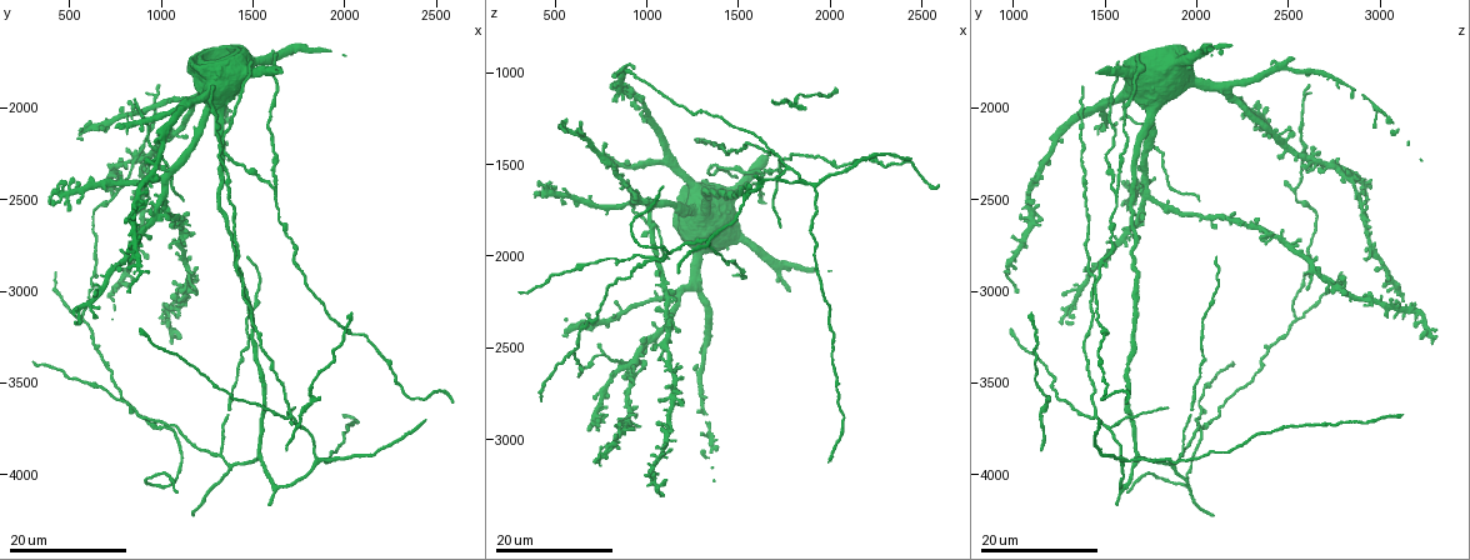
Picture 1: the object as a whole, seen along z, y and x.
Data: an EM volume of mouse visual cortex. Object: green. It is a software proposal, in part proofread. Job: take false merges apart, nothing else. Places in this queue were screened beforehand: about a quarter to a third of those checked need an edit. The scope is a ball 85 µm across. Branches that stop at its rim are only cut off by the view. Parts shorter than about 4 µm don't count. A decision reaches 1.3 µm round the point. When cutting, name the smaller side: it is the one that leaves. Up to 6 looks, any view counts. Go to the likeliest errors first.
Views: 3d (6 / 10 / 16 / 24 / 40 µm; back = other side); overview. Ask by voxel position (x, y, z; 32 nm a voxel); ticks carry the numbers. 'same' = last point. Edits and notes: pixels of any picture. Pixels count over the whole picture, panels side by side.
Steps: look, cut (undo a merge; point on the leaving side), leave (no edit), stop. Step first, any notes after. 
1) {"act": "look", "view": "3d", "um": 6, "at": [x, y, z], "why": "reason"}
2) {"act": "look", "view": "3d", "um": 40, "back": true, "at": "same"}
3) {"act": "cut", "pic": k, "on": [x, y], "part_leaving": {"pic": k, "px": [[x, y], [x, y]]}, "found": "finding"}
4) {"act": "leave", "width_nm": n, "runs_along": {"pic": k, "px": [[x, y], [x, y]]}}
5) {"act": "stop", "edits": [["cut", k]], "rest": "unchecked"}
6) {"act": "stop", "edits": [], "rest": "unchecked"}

{"act": "look", "view": "3d", "um": 24, "at": [1060, 3760, 2020], "why": "looks like a crossing"}

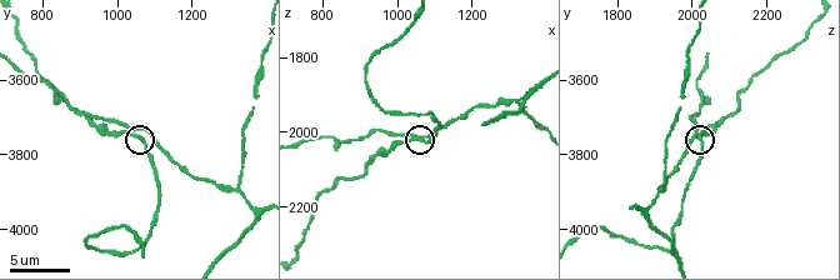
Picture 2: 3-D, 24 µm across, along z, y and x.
{"act": "look", "view": "3d", "um": 6, "at": [1050, 3750, 2020]}

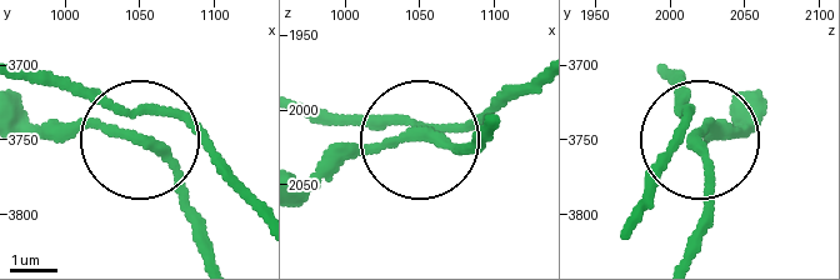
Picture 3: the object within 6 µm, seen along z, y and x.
{"act": "leave", "side_arm_um": 31, "runs_along": {"pic": 3, "px": [[536, 79], [420, 139], [484, 143]]}, "found": "one cell here"}

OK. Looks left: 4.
{"act": "look", "view": "3d", "um": 24, "at": [1620, 2440, 1560], "why": "two arms in line, one across"}

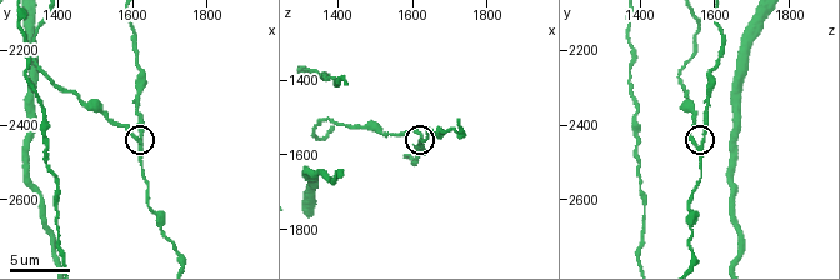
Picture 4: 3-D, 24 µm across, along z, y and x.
{"act": "look", "view": "3d", "um": 6, "at": [1630, 2450, 1570]}

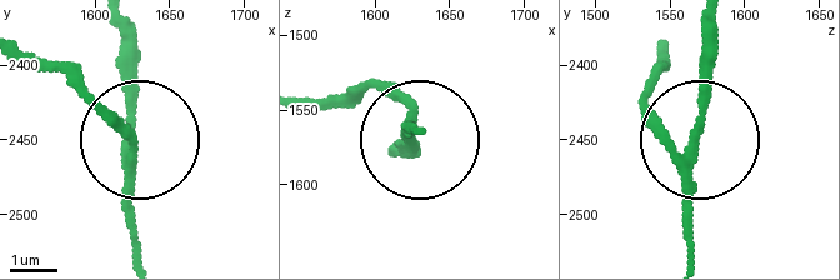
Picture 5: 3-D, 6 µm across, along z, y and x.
{"act": "cut", "pic": 5, "on": [134, 95], "part_leaving": {"pic": 5, "px": [[130, 154], [130, 26]]}, "found": "a second cell is stuck on"}

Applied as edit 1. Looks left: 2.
{"act": "look", "view": "3d", "um": 16, "at": [560, 3160, 2540], "why": "branch point"}

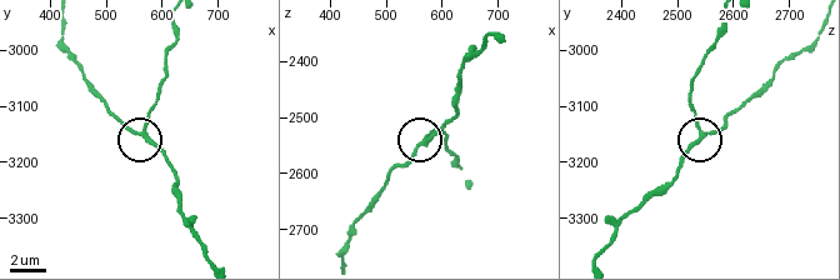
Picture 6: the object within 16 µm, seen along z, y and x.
{"act": "look", "view": "3d", "um": 6, "at": [560, 3150, 2545]}

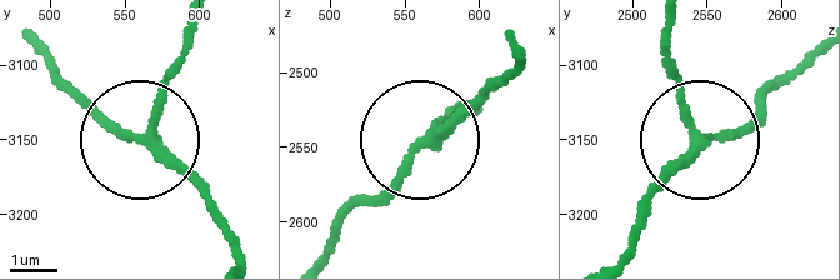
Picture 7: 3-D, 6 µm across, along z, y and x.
{"act": "leave", "width_nm": 200, "runs_along": {"pic": 7, "px": [[671, 20], [671, 68], [695, 135], [731, 135], [799, 71]]}, "found": "one cell here"}

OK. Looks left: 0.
{"act": "stop", "edits": [["cut", 5]], "rest": "unchecked"}

